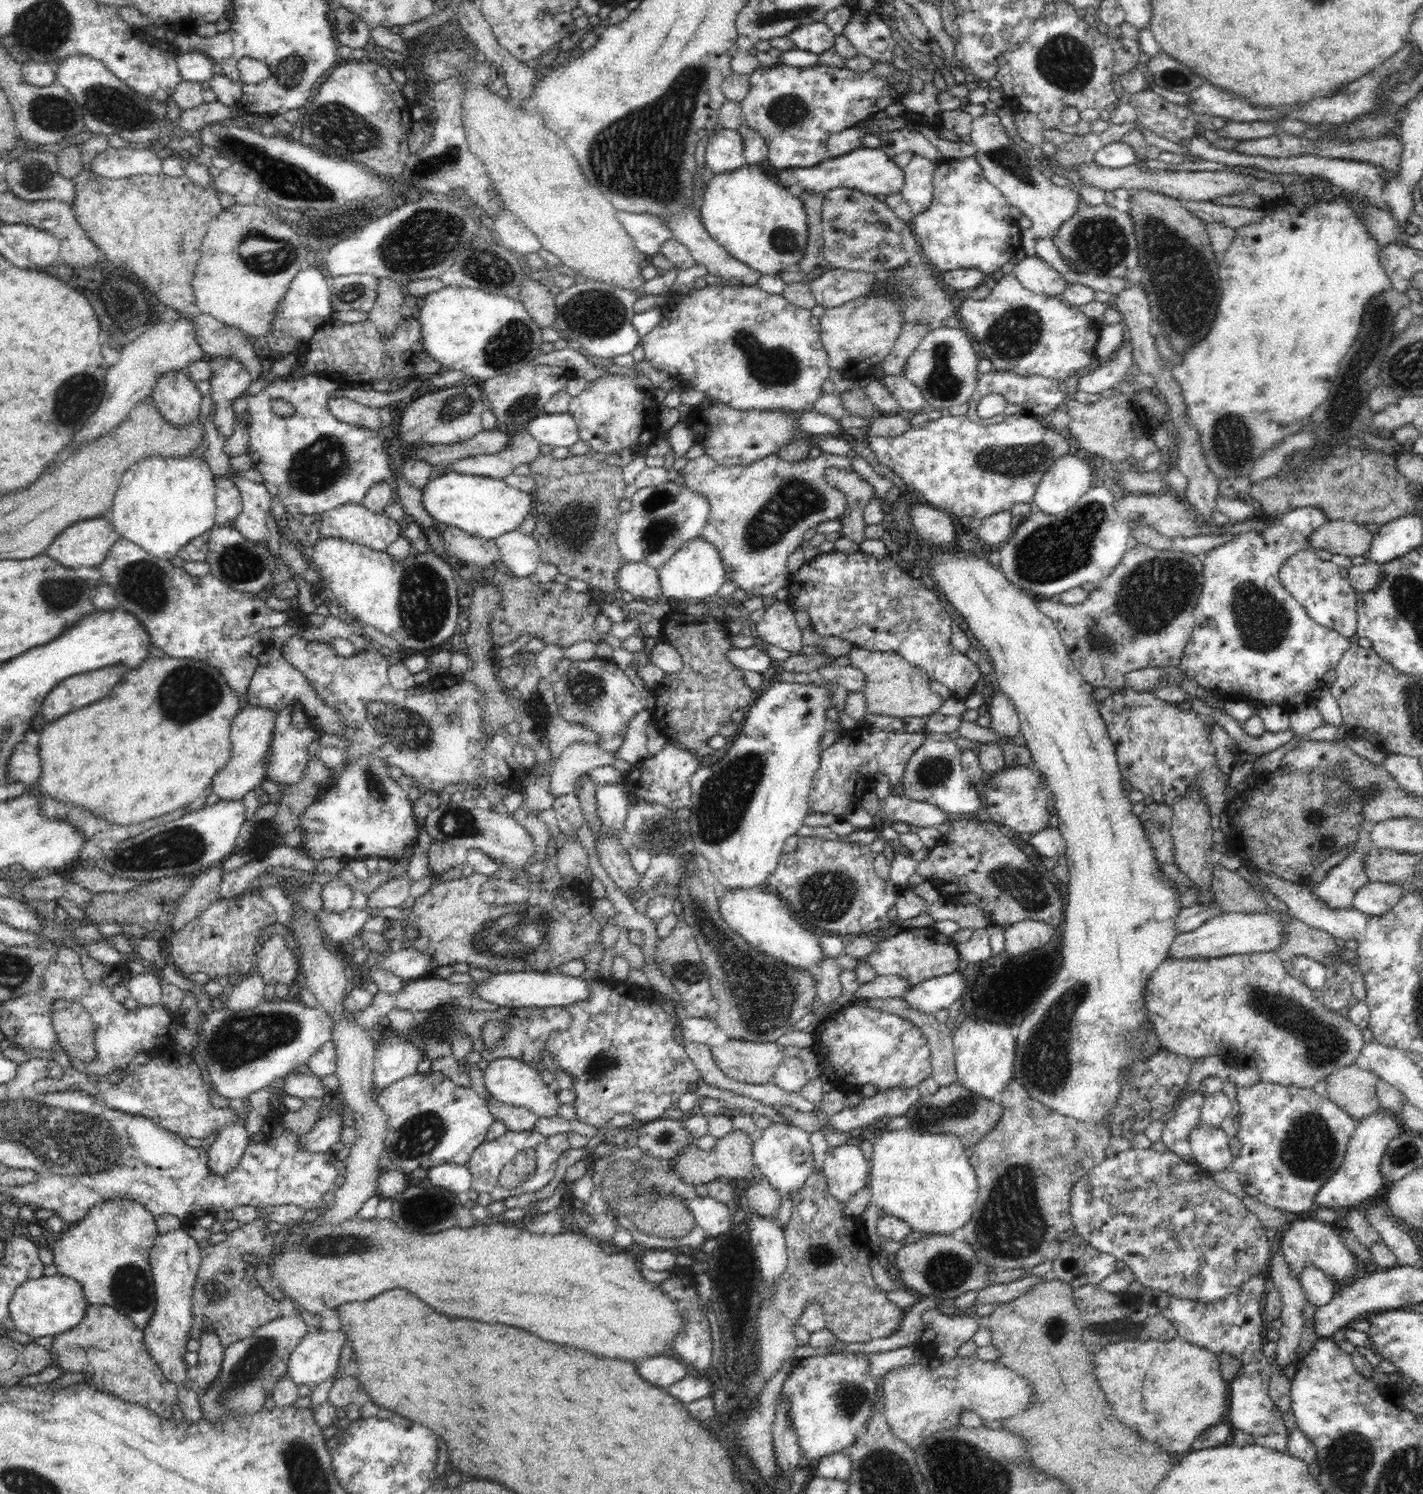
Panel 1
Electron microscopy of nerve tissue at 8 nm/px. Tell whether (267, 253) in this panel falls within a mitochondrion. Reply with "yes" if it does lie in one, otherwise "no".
yes

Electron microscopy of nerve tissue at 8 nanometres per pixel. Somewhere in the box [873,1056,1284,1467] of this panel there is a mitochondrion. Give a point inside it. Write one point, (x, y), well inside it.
(1011, 1227)

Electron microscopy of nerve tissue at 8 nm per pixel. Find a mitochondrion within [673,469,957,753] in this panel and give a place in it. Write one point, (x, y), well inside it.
(795, 499)

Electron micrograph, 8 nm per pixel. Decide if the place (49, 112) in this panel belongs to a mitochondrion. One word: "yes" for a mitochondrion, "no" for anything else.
yes

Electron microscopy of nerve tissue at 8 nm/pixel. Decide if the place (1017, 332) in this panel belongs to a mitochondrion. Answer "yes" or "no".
yes

